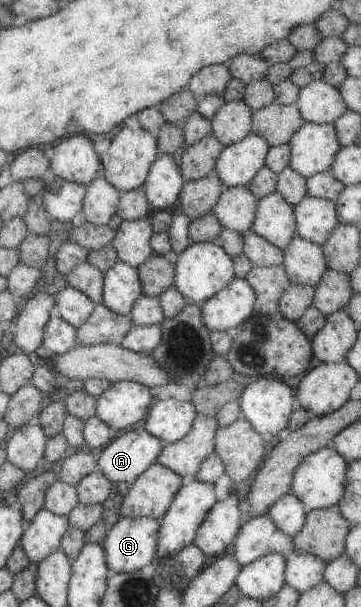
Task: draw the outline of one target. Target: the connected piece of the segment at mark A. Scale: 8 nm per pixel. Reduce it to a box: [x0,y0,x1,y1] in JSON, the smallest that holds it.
[95,426,164,484]

